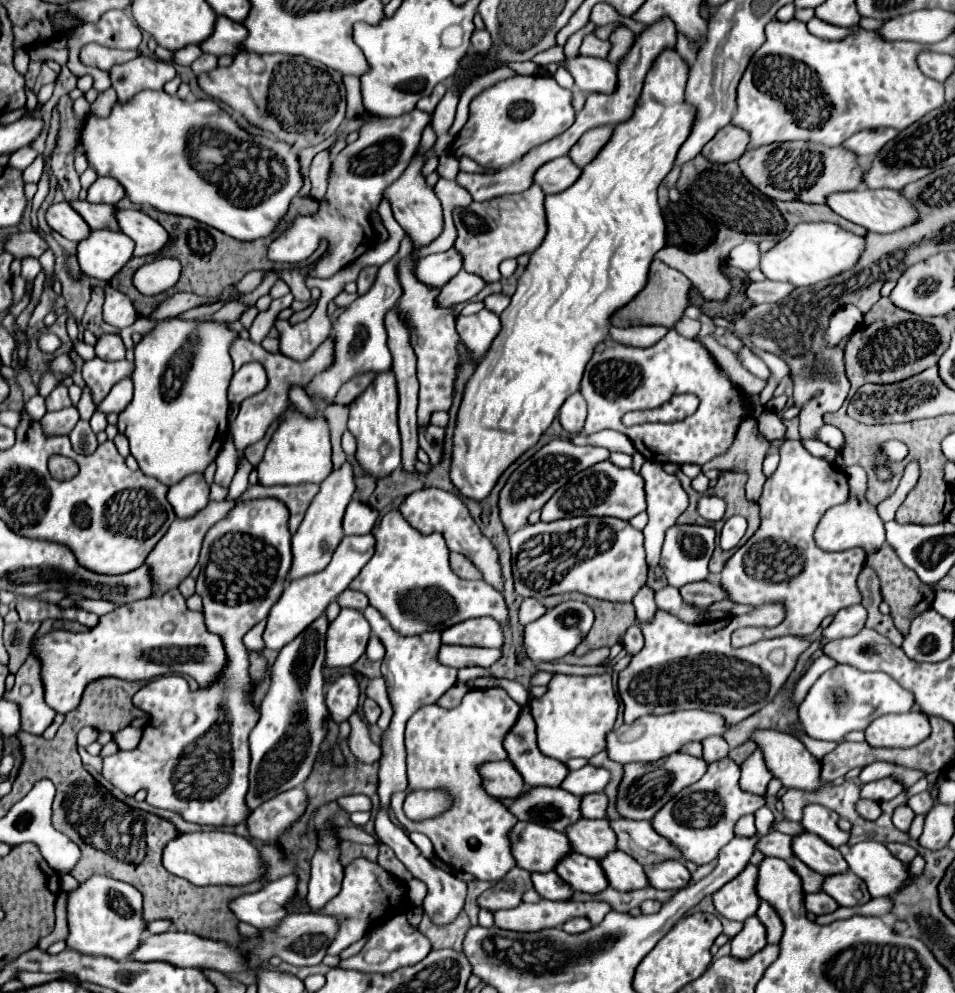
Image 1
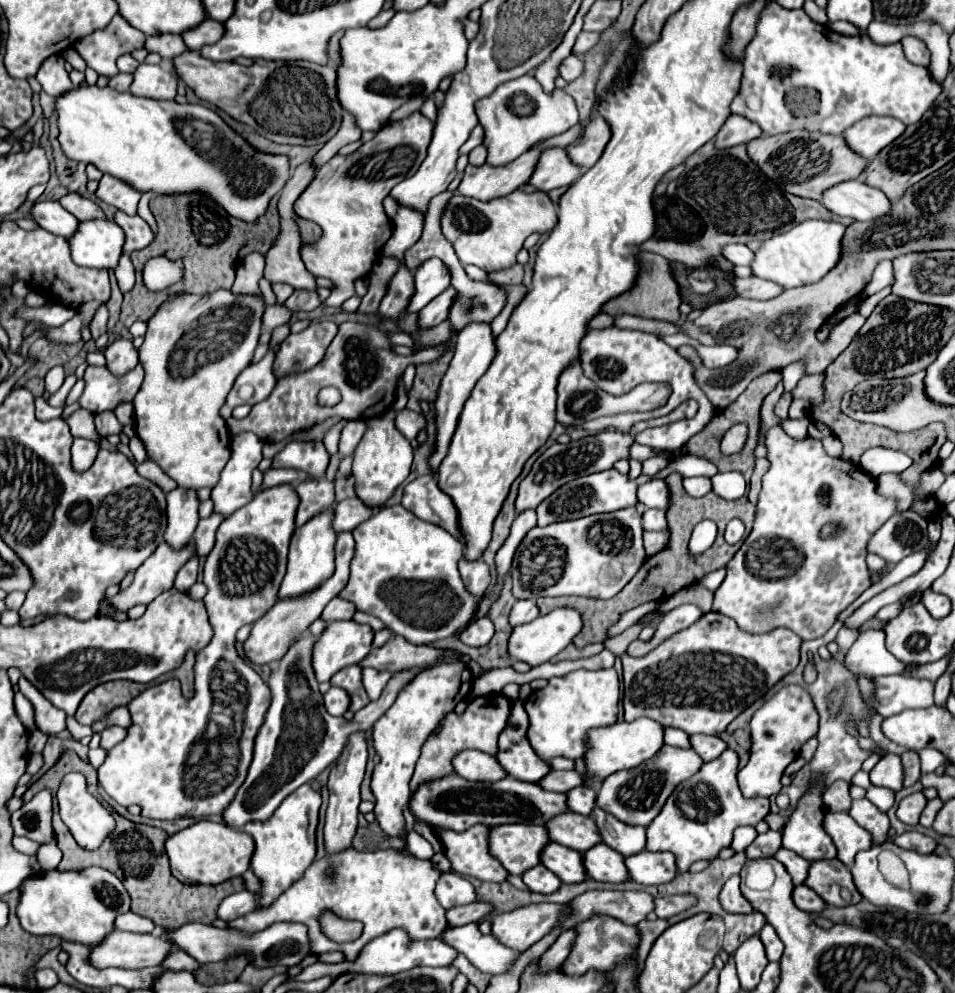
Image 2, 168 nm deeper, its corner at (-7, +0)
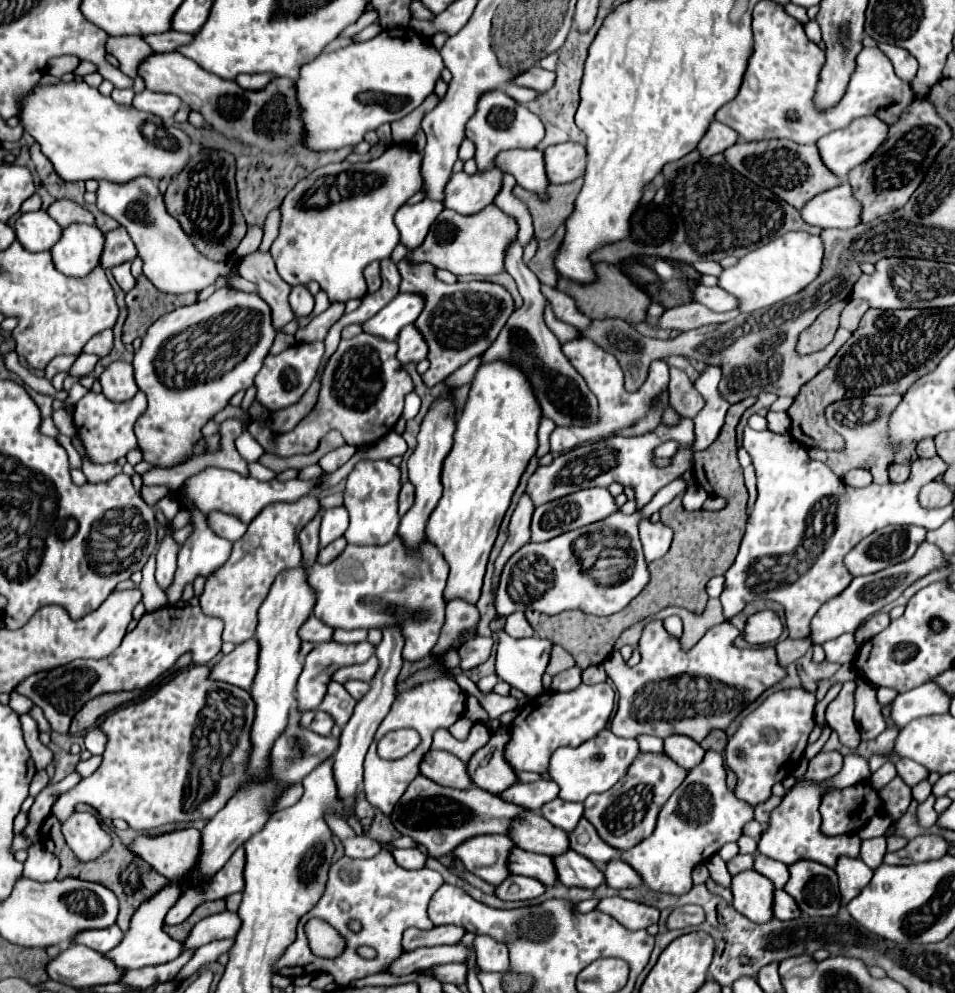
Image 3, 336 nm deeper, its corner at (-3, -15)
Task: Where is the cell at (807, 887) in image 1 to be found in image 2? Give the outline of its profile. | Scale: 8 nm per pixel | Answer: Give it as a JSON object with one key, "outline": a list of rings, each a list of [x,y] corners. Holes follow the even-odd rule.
{"outline":[[[781,848],[781,850],[775,854],[775,858],[787,868],[787,872],[791,874],[791,878],[793,878],[795,884],[805,884],[807,872],[809,872],[809,866],[811,866],[809,860],[803,860],[801,856],[797,856],[795,852],[791,852],[791,850],[787,850],[787,848]]]}

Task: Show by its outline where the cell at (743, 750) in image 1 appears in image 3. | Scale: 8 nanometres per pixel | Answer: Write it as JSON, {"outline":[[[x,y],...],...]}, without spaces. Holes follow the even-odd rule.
{"outline":[[[715,729],[715,731],[711,731],[703,741],[701,741],[701,747],[707,751],[707,749],[711,749],[711,751],[719,751],[721,755],[723,755],[723,745],[727,743],[727,735],[725,735],[725,731],[719,731],[719,729]]]}

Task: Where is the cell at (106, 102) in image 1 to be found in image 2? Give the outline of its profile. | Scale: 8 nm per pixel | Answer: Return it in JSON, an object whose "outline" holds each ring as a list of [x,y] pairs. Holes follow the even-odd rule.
{"outline":[[[117,74],[109,80],[109,88],[117,90],[117,92],[127,92],[131,84],[131,74]]]}

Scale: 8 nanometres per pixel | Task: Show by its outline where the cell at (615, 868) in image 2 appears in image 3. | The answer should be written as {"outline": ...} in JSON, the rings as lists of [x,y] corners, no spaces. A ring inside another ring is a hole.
{"outline":[[[565,851],[553,859],[557,877],[567,887],[597,887],[603,883],[603,873],[583,855],[575,851]]]}

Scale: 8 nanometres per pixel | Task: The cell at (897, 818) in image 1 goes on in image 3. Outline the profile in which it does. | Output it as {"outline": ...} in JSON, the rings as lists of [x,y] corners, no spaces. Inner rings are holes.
{"outline":[[[923,779],[923,781],[919,781],[913,787],[913,799],[917,799],[919,803],[923,803],[927,799],[927,795],[931,795],[931,783],[929,783],[929,779]]]}

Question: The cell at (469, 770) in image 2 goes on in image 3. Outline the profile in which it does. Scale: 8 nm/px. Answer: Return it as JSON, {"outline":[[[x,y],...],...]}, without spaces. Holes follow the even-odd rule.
{"outline":[[[431,749],[419,763],[419,773],[445,787],[455,787],[455,789],[471,787],[467,765],[447,751]]]}

